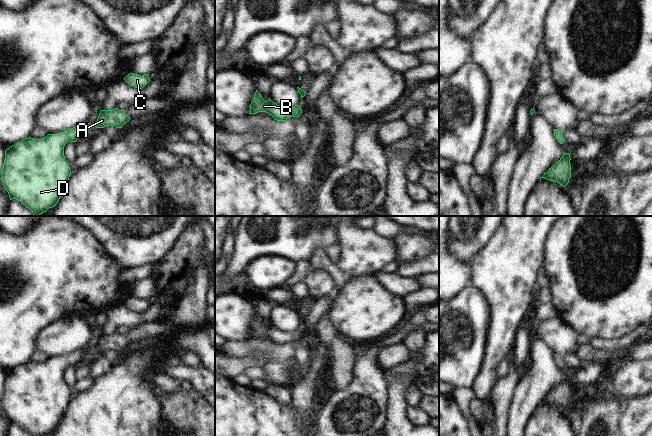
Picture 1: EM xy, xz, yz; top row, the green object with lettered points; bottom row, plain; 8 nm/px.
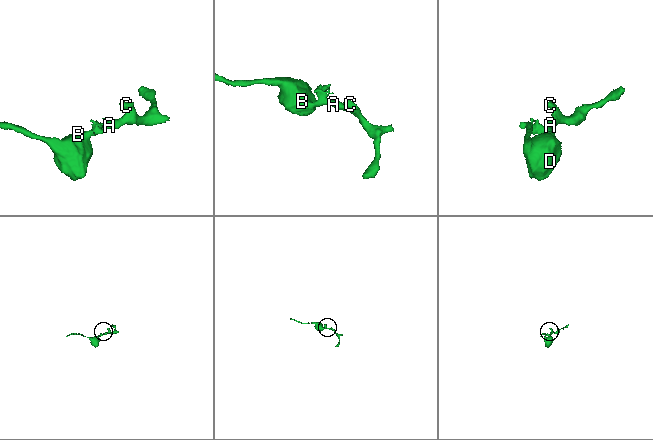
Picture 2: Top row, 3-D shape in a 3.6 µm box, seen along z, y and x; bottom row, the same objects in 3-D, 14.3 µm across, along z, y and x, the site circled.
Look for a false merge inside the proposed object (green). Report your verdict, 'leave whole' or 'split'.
leave whole

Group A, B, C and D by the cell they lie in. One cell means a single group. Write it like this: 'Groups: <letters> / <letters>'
Groups: A B C D.

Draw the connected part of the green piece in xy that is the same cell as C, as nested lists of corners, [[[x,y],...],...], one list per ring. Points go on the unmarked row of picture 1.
[[[129,297],[124,304],[130,309],[137,313],[142,313],[147,307],[151,304],[148,298],[144,298],[142,300],[134,297]]]

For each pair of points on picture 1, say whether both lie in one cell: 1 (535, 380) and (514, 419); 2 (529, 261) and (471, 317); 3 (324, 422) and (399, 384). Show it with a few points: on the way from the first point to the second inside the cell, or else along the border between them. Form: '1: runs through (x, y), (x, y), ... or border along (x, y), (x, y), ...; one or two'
1: runs through (531, 390), (521, 409); one
2: border along (472, 283), (483, 293), (489, 304), (490, 324); two
3: border along (388, 383), (387, 414); two

